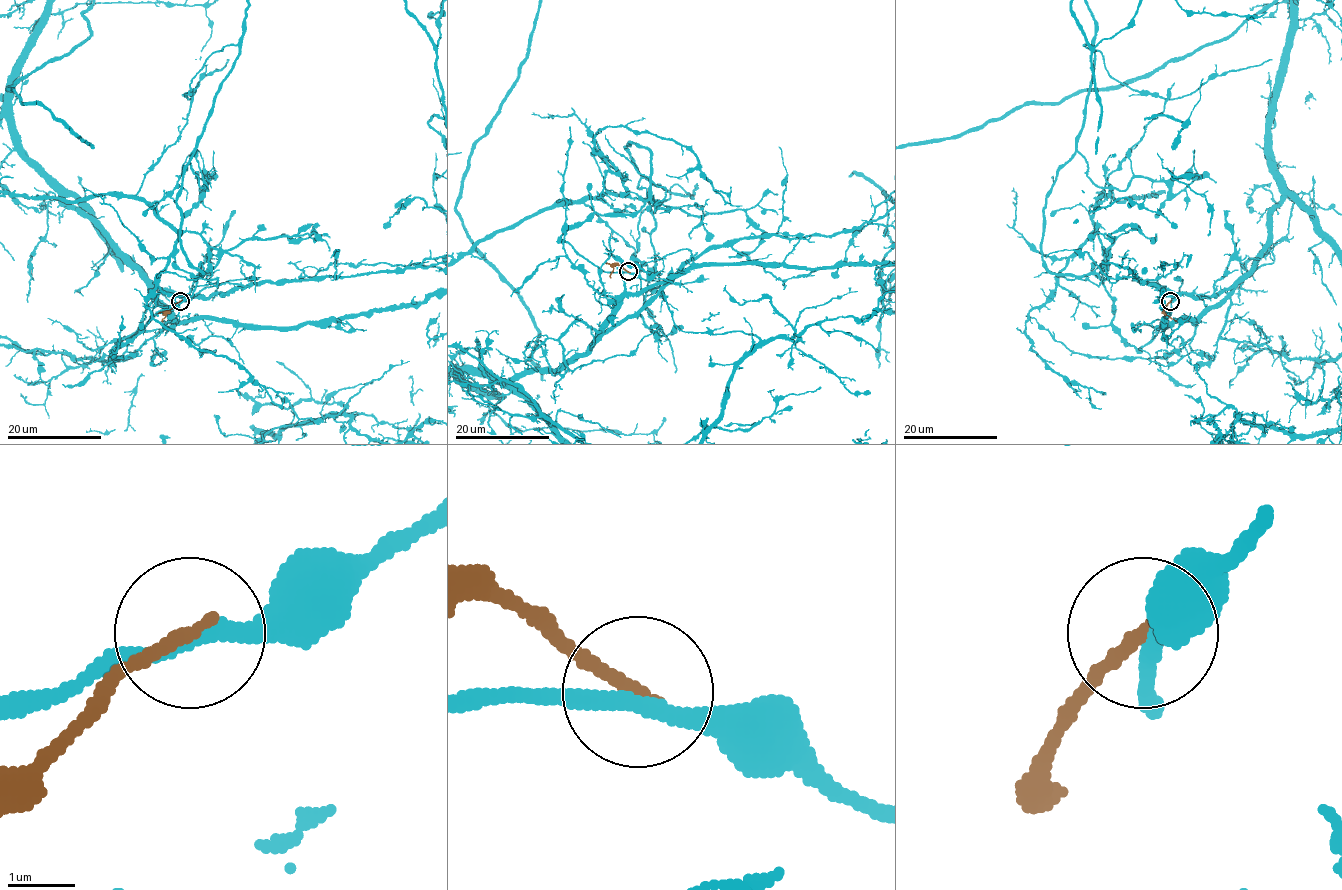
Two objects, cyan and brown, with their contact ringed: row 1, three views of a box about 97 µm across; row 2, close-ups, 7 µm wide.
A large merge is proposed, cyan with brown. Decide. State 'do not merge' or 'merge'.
do not merge

